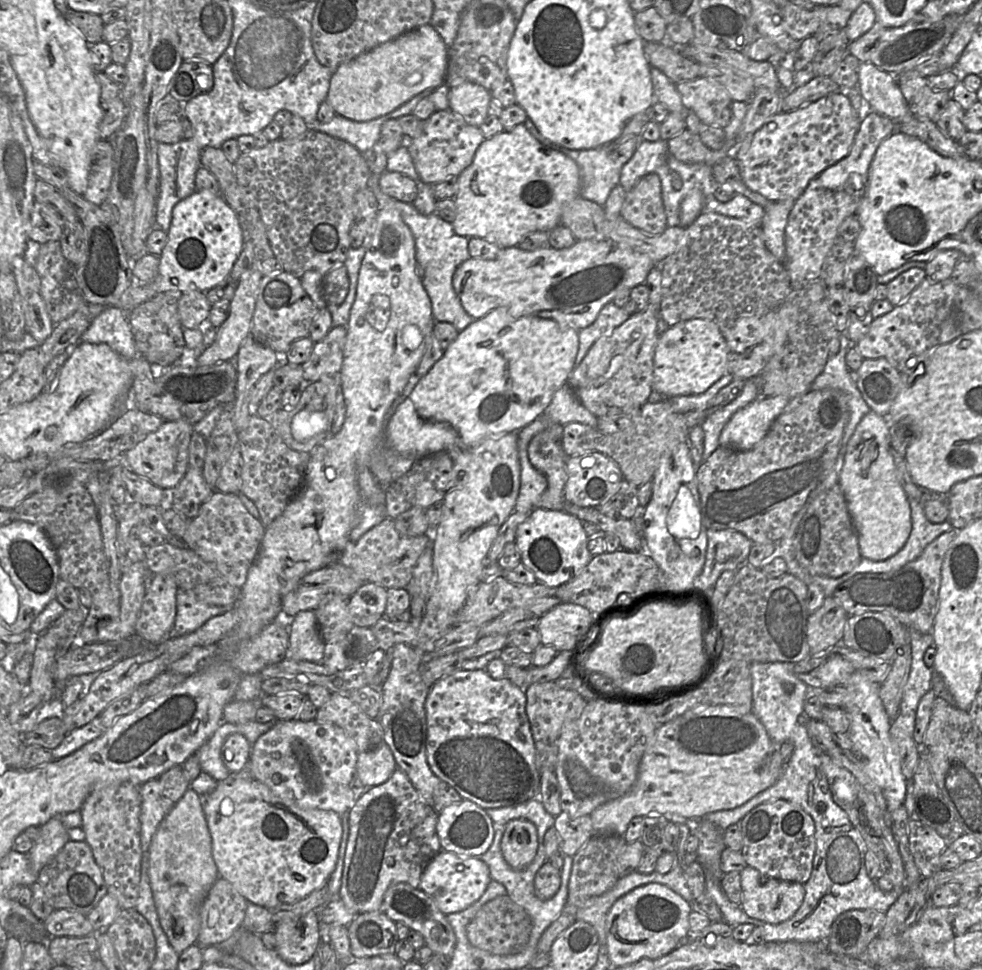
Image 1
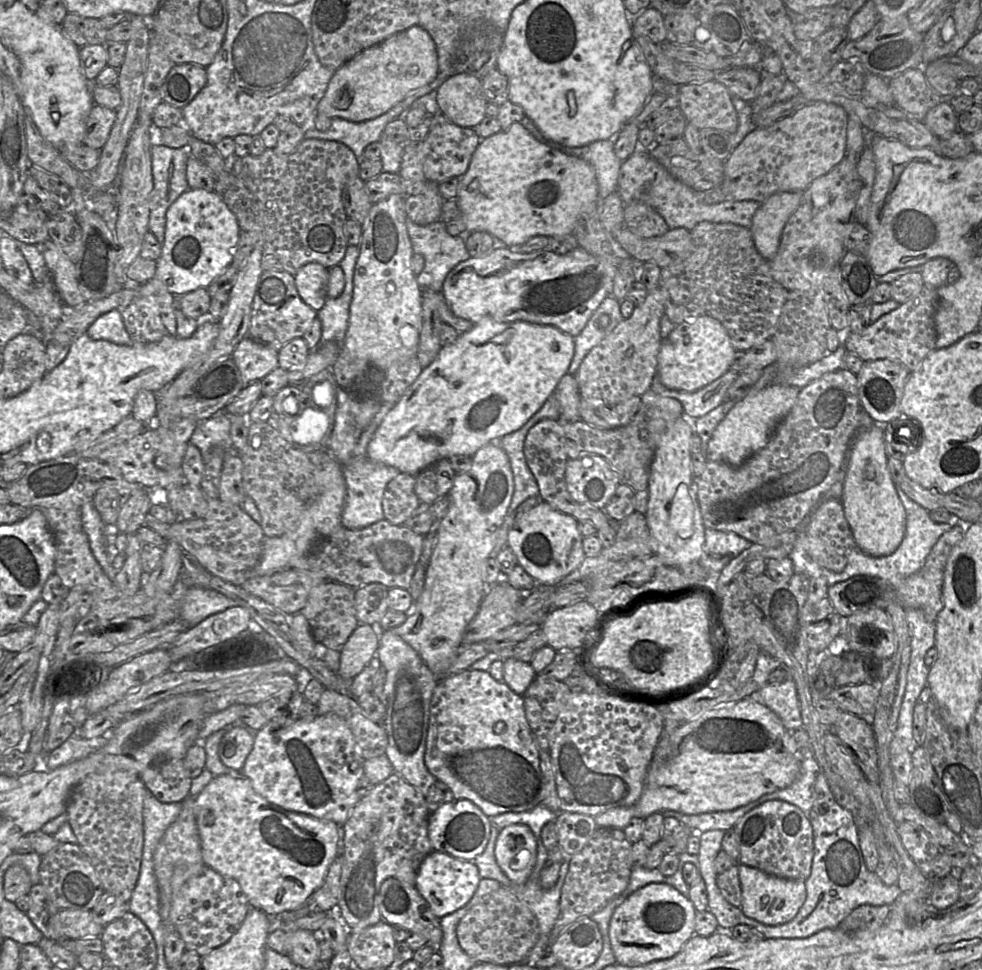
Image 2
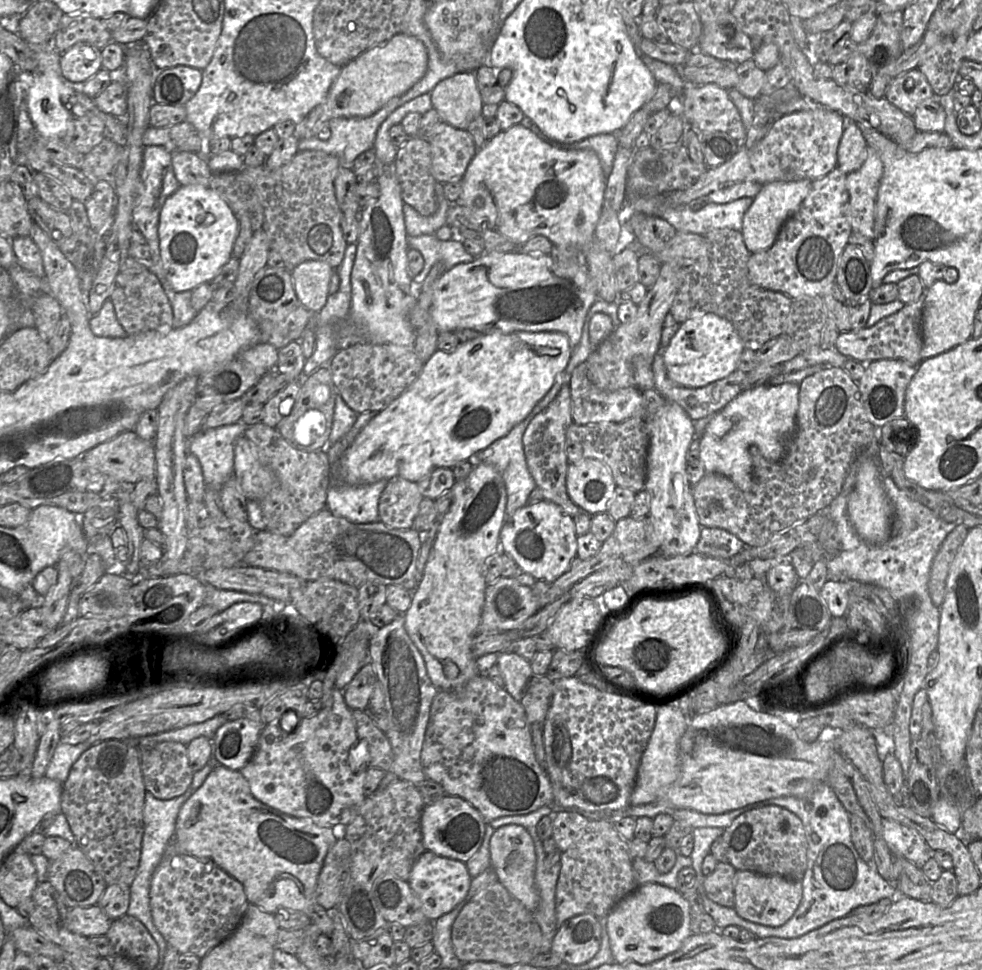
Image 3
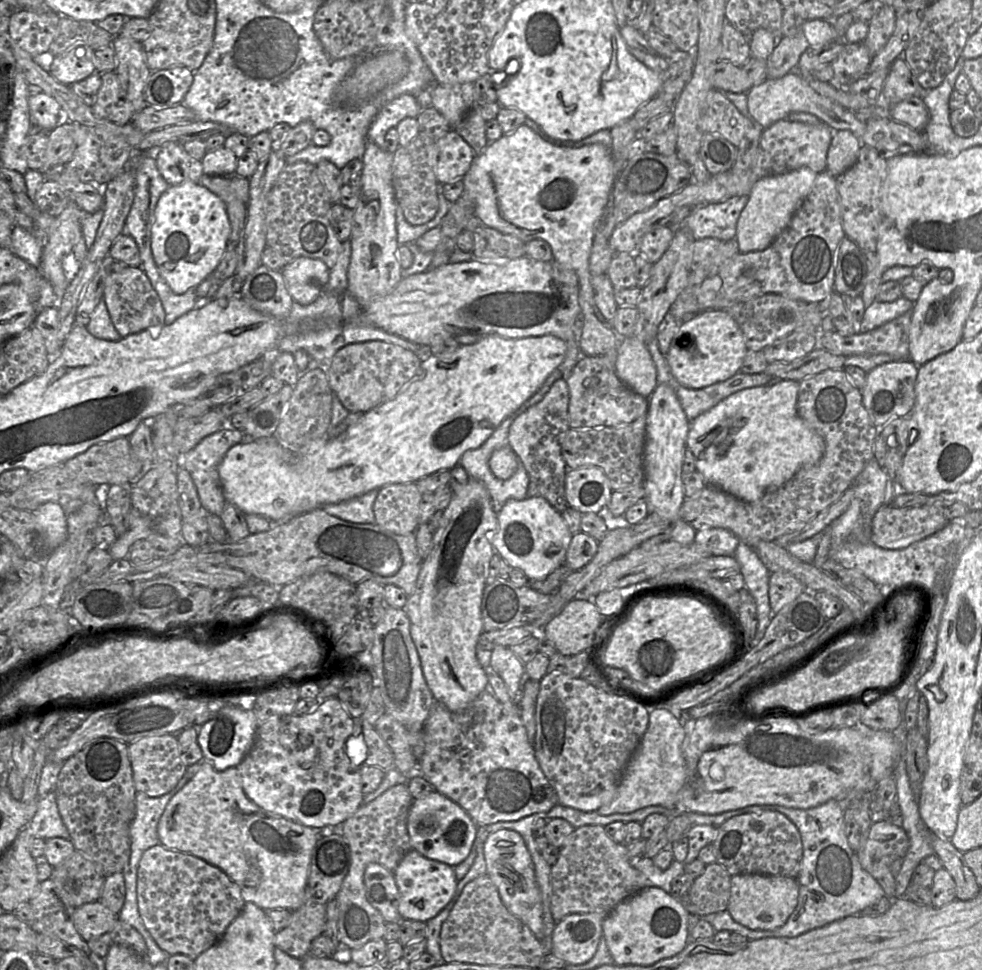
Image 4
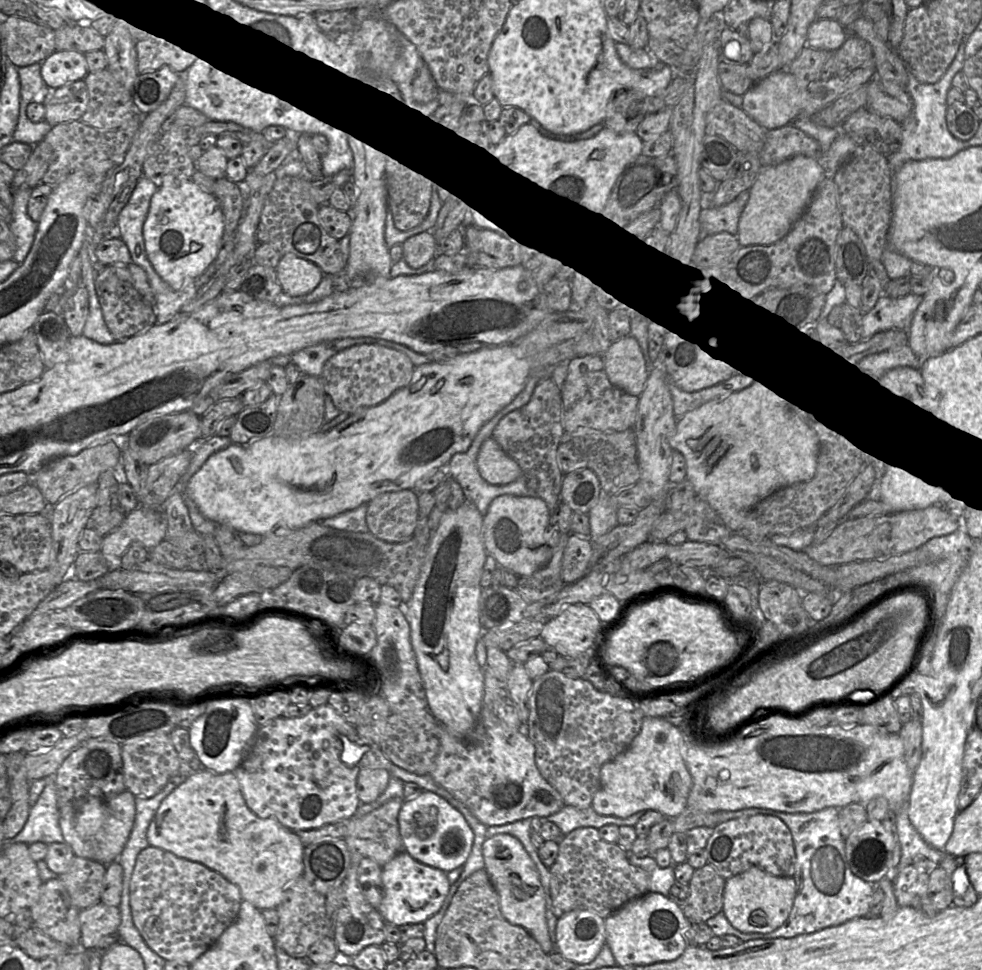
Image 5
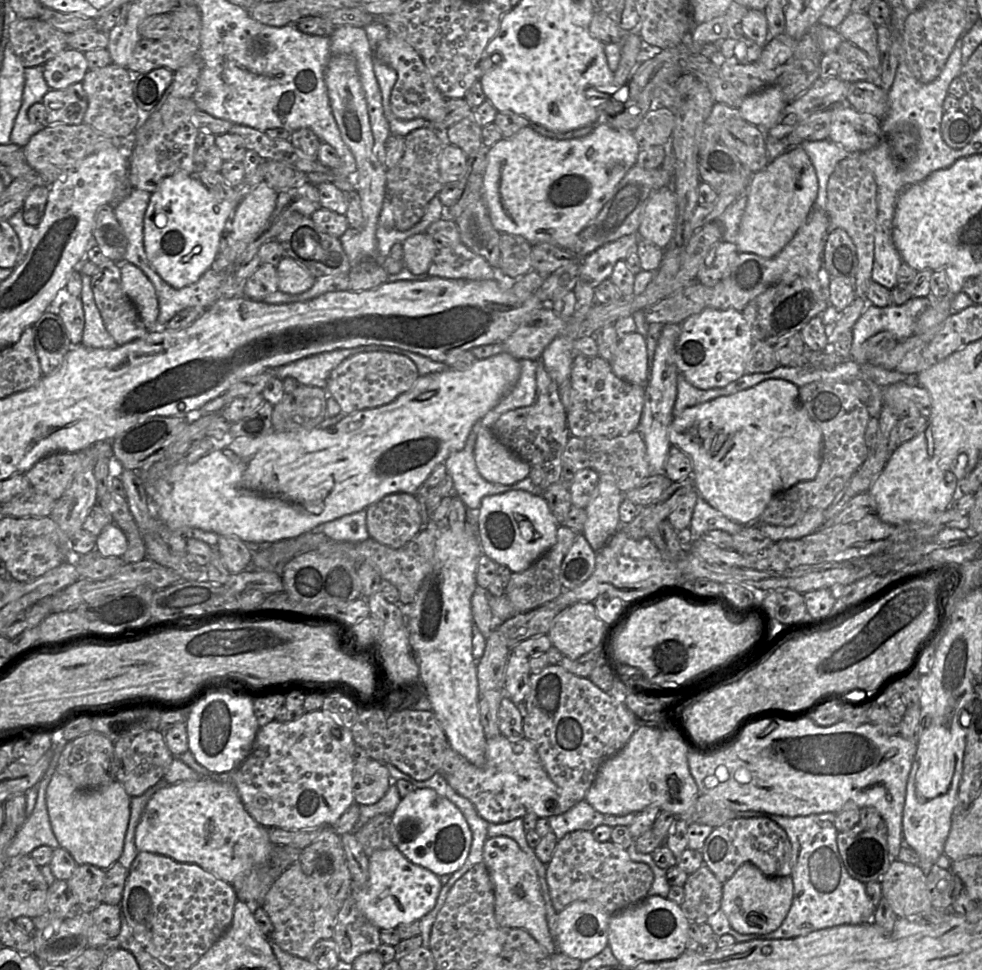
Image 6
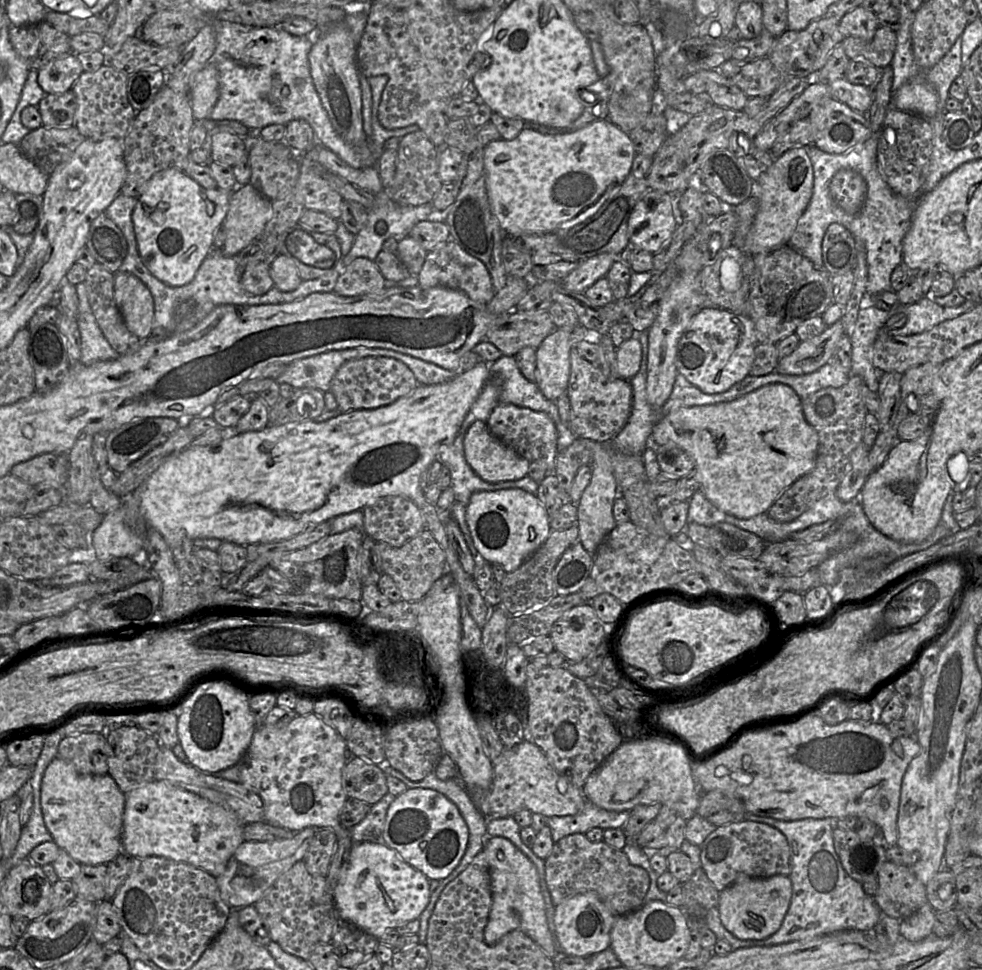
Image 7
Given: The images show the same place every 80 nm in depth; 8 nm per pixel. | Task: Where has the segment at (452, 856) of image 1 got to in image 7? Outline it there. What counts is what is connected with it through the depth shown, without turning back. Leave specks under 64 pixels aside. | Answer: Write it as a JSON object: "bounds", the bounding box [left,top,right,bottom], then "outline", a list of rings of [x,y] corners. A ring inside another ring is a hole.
{"bounds":[332,842,430,937],"outline":[[[383,842],[354,843],[345,877],[332,890],[338,918],[380,937],[387,929],[418,919],[430,896],[430,880]]]}

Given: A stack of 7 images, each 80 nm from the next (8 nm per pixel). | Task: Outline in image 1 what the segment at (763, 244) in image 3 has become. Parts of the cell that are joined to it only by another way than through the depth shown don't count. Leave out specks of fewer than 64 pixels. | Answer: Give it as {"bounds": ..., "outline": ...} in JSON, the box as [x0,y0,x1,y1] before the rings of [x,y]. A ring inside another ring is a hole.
{"bounds":[761,199,795,262],"outline":[[[792,199],[771,201],[765,209],[761,222],[766,248],[783,262],[785,257],[784,232],[788,216],[795,203]]]}

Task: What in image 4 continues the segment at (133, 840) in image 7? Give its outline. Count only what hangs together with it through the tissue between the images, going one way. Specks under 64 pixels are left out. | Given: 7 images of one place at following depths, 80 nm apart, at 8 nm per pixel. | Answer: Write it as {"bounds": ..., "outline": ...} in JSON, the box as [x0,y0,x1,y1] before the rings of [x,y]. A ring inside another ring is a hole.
{"bounds":[159,761,320,911],"outline":[[[208,761],[198,763],[201,763],[199,771],[171,798],[159,820],[159,844],[191,854],[222,870],[240,887],[245,902],[252,902],[265,911],[299,908],[306,898],[311,854],[320,838],[320,829],[301,825],[260,808],[245,794],[236,767],[218,771]]]}

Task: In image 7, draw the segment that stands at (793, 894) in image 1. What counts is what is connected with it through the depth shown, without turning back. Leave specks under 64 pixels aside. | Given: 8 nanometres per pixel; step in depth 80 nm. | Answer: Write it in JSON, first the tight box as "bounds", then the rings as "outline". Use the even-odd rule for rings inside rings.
{"bounds":[718,876,792,940],"outline":[[[740,876],[720,892],[718,910],[721,923],[732,935],[741,940],[765,939],[780,928],[791,897],[792,882],[789,876]]]}

